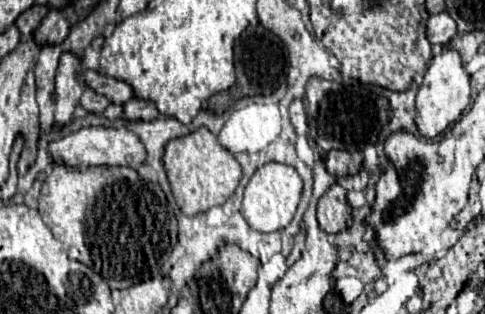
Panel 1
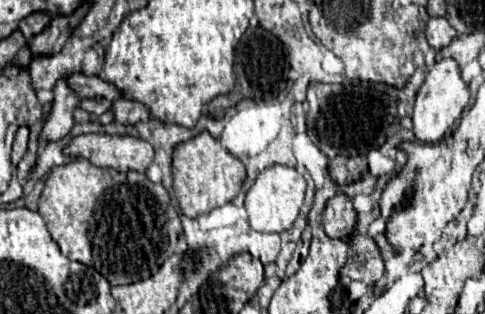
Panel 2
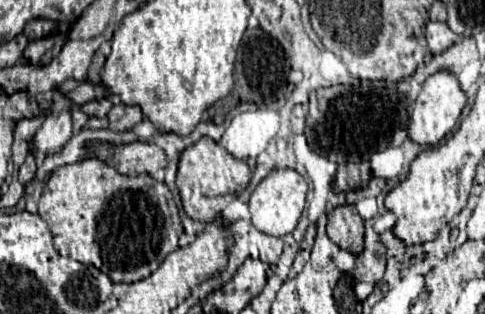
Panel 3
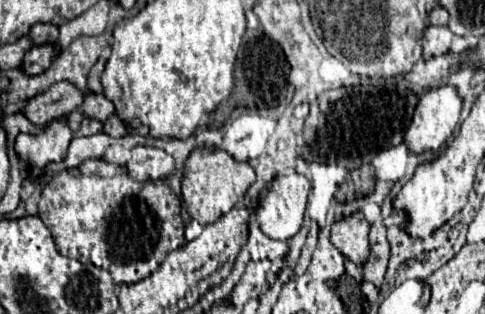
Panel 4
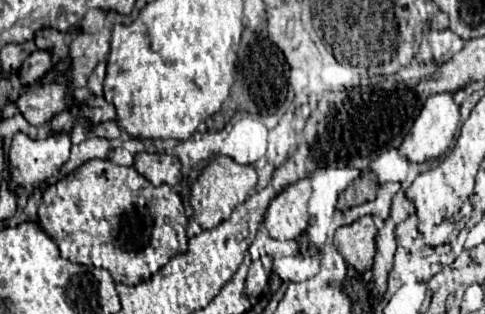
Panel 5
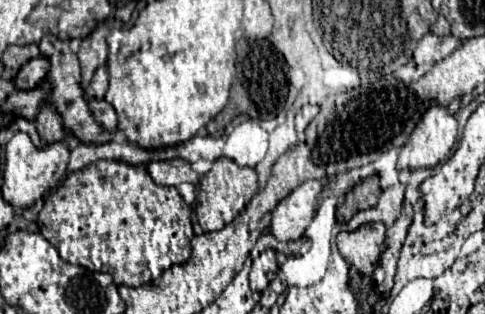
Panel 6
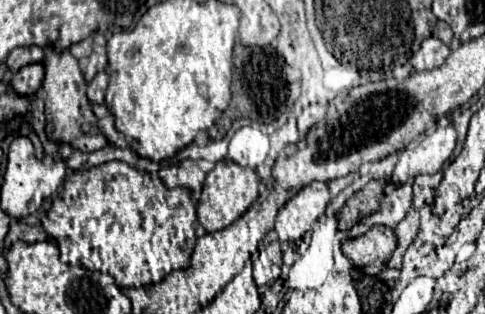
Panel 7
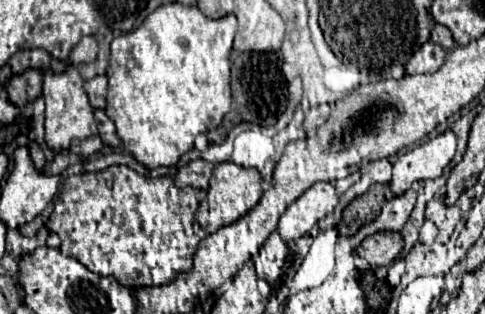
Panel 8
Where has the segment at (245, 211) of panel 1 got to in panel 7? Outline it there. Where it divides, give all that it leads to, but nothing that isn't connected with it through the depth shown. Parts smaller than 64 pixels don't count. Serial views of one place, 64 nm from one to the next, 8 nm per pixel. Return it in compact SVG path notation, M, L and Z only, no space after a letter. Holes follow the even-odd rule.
M312 182L302 188L276 216L276 234L280 242L294 242L302 238L310 226L326 212L332 200L326 182Z

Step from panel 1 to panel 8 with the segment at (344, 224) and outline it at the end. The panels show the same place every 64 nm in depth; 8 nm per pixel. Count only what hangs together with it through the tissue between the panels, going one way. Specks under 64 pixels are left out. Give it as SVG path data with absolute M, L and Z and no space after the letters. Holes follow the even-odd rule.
M378 232L362 242L362 246L358 248L358 256L366 258L374 274L384 280L396 256L400 256L400 248L404 248L404 240L398 232Z

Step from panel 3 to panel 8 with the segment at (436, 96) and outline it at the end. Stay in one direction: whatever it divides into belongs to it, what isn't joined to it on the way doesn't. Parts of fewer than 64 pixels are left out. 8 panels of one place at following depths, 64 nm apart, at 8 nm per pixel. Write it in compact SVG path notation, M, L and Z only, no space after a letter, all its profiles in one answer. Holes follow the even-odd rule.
M452 132L440 134L418 148L402 154L394 166L390 190L394 196L406 192L418 180L434 180L450 164L456 152L456 136Z

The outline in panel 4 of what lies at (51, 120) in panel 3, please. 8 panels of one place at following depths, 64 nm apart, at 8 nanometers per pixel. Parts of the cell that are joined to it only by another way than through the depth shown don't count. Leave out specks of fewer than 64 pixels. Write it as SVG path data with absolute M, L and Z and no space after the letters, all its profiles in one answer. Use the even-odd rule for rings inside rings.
M64 118L54 120L46 126L42 134L18 134L14 142L14 150L20 162L26 162L30 170L44 170L52 162L60 162L66 158L68 146L72 140L72 132Z

